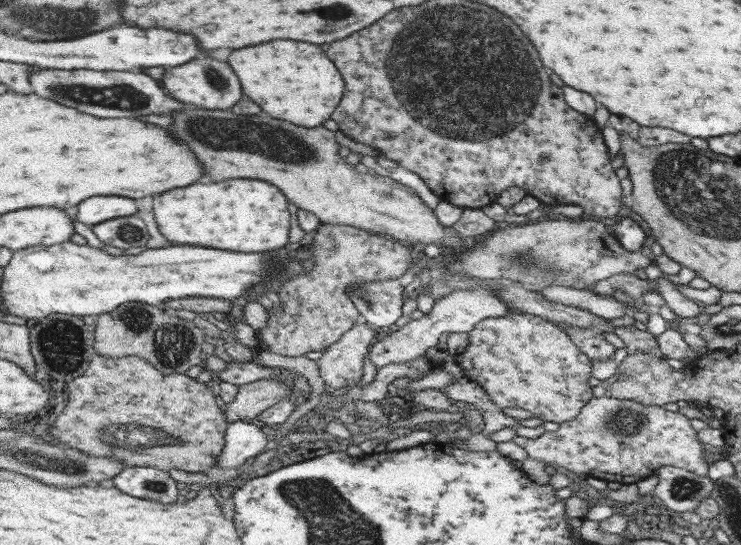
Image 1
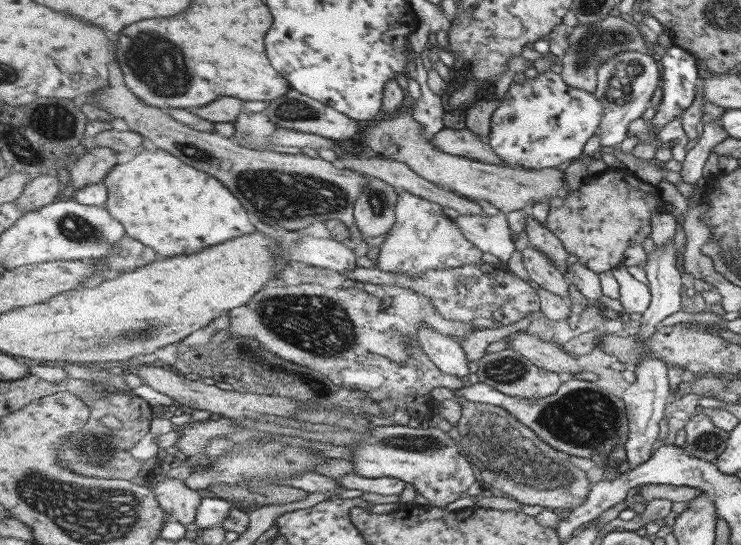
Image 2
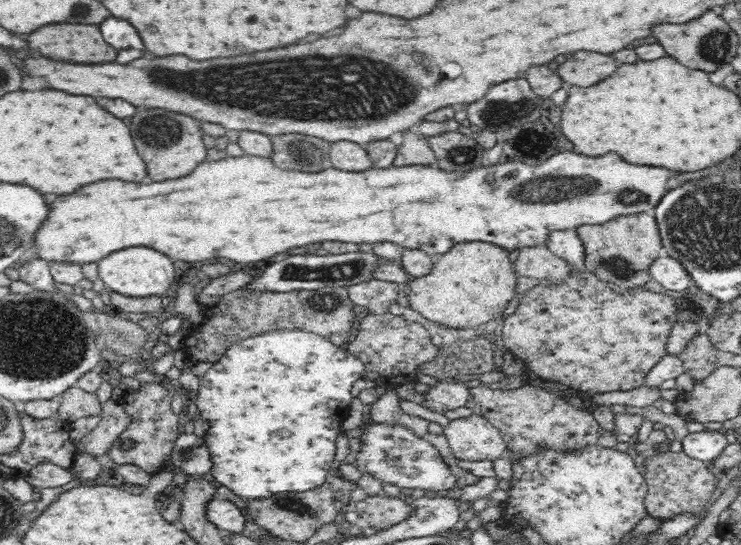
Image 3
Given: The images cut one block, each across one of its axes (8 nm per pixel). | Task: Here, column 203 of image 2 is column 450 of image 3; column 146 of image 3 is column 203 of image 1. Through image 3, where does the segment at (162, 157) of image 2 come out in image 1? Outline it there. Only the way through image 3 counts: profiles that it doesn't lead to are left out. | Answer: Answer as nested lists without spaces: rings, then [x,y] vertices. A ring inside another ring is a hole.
[[[235,178],[213,184],[193,184],[155,196],[155,218],[173,244],[211,246],[231,252],[269,252],[287,246],[291,212],[285,194],[263,180]]]

